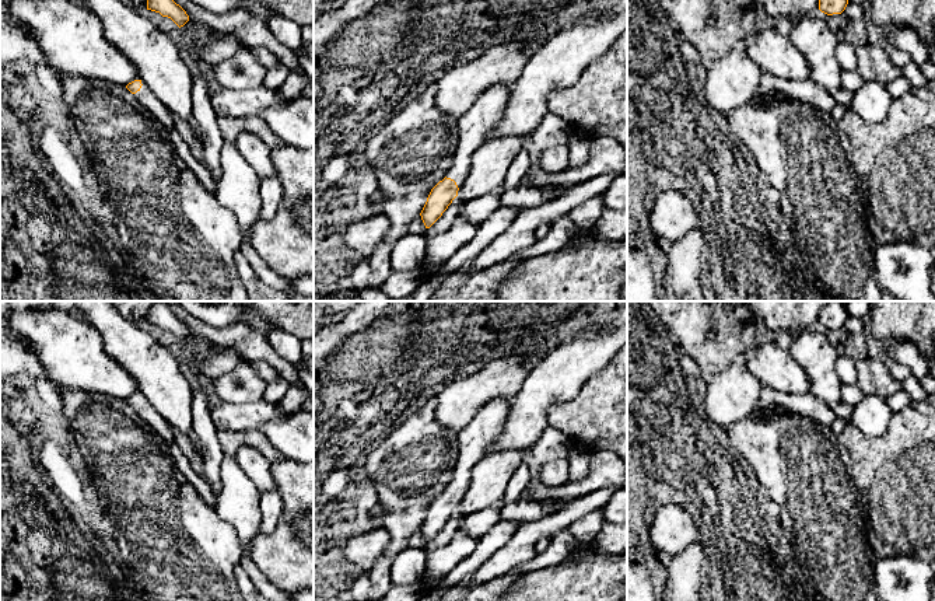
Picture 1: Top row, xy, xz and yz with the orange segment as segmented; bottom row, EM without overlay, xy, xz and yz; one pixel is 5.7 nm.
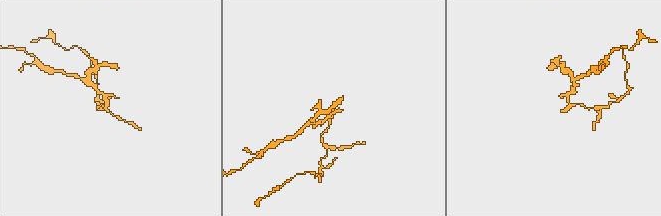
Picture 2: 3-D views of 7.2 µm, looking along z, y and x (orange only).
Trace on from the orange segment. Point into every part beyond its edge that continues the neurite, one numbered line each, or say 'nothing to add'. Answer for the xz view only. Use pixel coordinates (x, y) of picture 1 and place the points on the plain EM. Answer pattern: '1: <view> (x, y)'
1: xz (475, 440)

